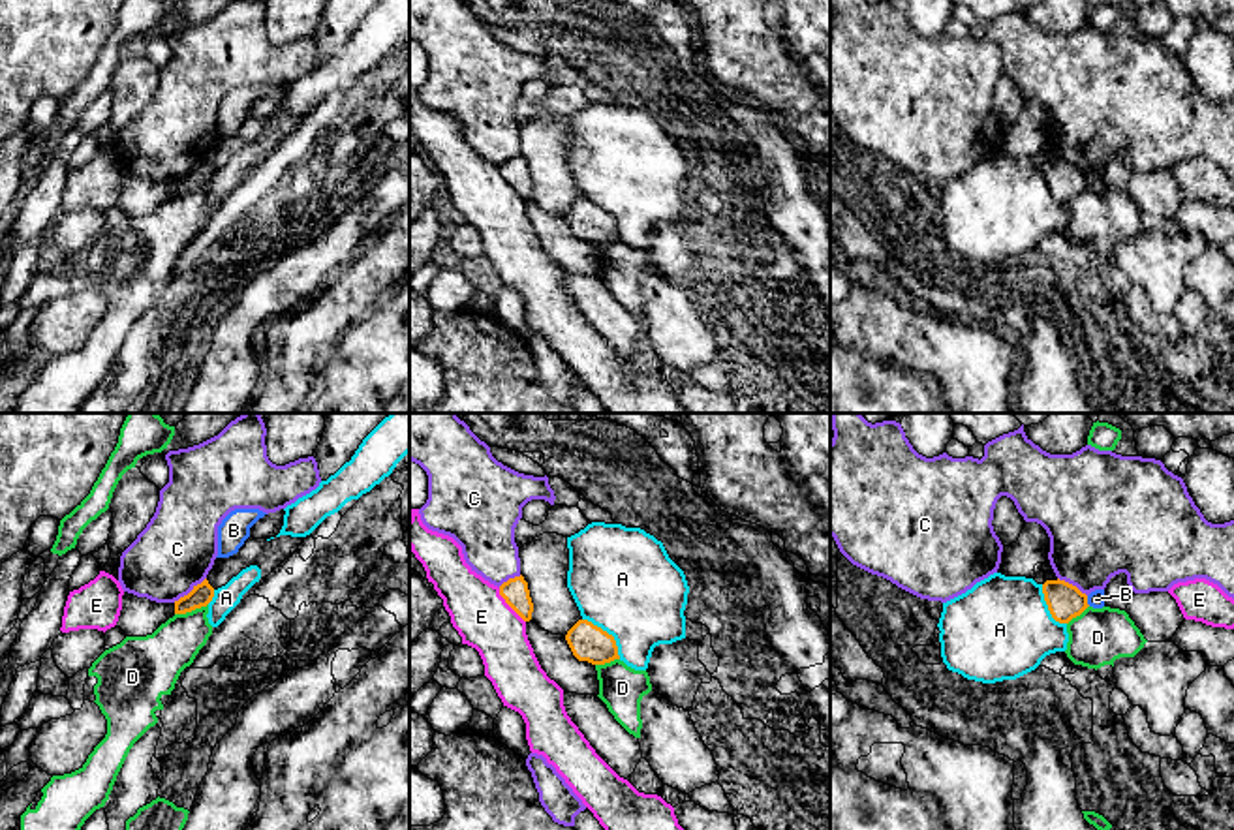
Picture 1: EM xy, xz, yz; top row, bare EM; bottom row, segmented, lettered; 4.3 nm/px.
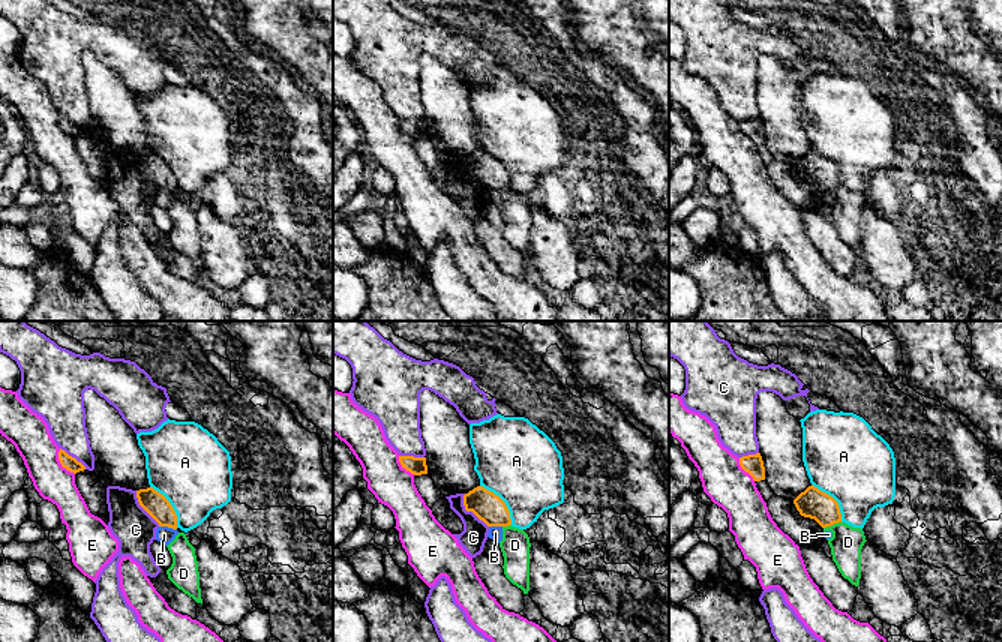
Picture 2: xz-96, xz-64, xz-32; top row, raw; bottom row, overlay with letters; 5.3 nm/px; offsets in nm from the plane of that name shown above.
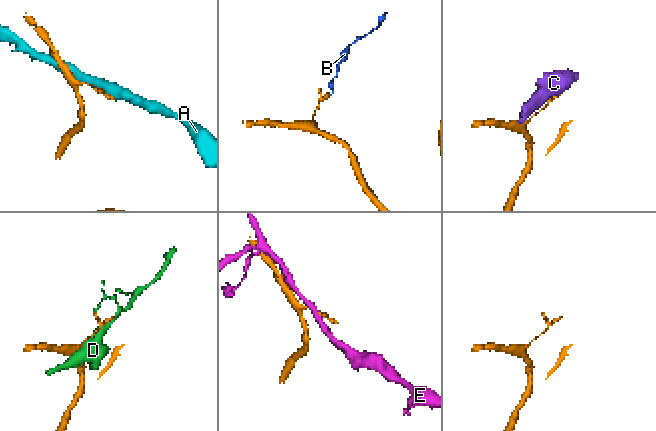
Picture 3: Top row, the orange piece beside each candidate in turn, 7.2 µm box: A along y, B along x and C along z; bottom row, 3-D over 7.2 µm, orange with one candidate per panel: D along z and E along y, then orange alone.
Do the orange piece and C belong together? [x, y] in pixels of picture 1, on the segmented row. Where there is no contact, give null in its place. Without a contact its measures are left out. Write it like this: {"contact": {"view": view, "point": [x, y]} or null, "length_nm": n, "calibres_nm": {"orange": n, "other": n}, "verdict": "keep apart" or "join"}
{"contact": {"view": "xy", "point": [190, 592]}, "length_nm": 180, "calibres_nm": {"orange": 90, "other": 340}, "verdict": "keep apart"}

